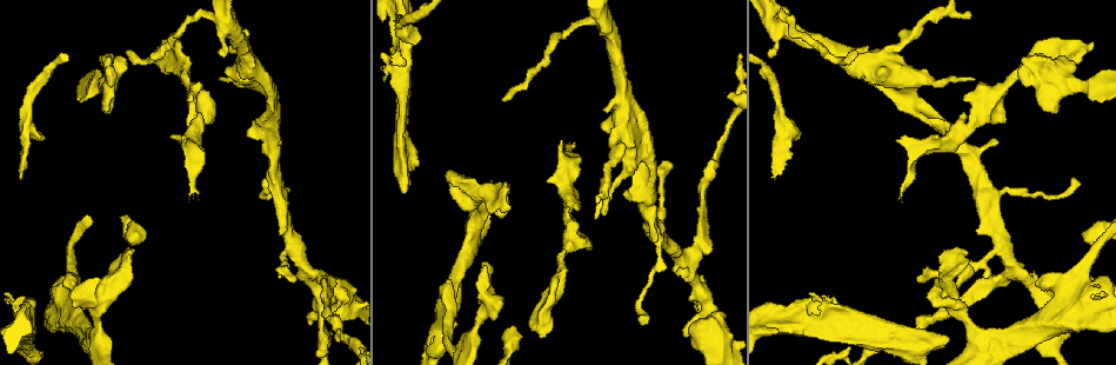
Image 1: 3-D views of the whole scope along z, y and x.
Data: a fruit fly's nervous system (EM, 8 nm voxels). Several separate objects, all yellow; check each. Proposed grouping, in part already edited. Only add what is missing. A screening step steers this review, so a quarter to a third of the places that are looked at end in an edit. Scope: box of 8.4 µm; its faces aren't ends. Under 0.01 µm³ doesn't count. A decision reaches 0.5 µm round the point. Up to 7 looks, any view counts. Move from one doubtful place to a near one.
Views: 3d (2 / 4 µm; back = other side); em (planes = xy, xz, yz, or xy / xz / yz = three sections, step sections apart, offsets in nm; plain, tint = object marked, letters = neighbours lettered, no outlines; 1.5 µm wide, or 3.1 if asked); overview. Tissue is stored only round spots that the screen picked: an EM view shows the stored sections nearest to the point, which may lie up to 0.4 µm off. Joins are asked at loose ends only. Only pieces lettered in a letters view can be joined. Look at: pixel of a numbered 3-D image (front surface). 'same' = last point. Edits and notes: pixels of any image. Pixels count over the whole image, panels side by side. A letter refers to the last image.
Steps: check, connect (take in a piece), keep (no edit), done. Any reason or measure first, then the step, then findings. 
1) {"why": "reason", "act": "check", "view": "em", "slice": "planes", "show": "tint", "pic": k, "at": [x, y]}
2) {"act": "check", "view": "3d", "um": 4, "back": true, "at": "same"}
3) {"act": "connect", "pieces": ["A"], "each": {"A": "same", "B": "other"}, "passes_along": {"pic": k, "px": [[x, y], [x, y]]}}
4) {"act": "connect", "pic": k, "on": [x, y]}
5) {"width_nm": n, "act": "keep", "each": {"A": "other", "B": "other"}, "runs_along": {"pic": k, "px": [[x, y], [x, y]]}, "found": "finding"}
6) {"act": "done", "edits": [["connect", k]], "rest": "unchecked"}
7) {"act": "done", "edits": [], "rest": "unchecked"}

{"act": "check", "view": "3d", "um": 2, "pic": 1, "at": [947, 337]}

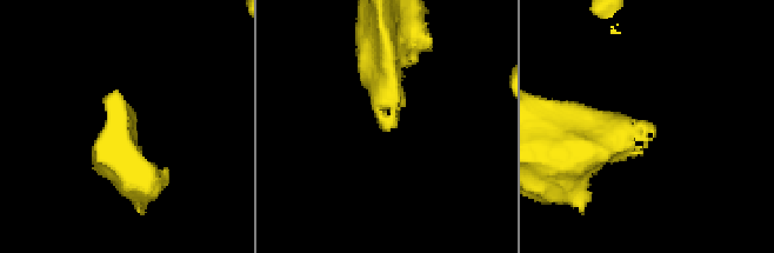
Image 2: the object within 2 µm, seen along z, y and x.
{"act": "check", "view": "em", "slice": "xz", "step": 8, "show": "letters", "pic": 2, "at": [390, 129]}

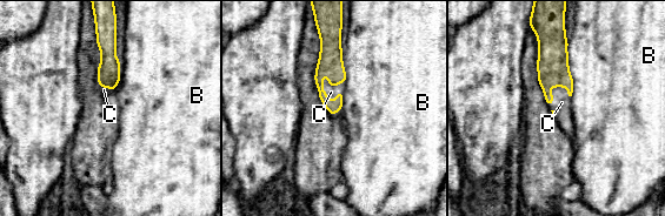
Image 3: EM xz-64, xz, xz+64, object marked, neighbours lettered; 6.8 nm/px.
{"longest_contact_nm": ["B", 380], "act": "connect", "pieces": ["C"], "each": {"B": "other", "C": "same"}, "passes_along": {"pic": 3, "px": [[330, 62], [321, 88], [331, 92]]}, "found": "the neuron continues"}

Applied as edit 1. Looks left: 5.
{"why": "redraw", "act": "check", "view": "overview"}

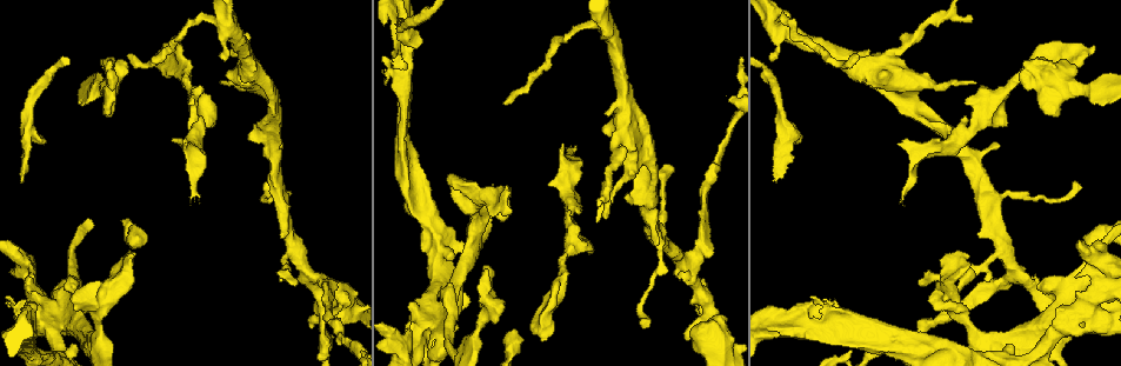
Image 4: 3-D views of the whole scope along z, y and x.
{"act": "check", "view": "3d", "um": 2, "pic": 4, "at": [397, 18]}

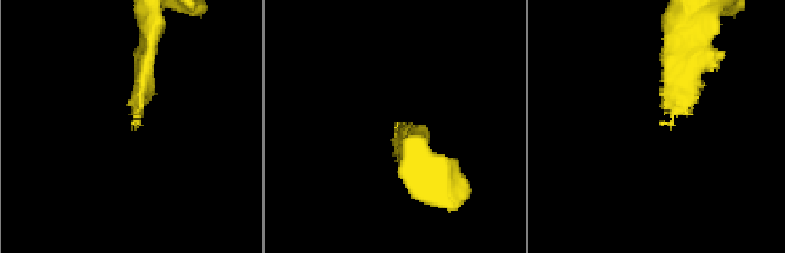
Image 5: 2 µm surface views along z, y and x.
{"why": "need the tissue", "act": "check", "view": "em", "slice": "planes", "show": "letters", "pic": 5, "at": [134, 125]}

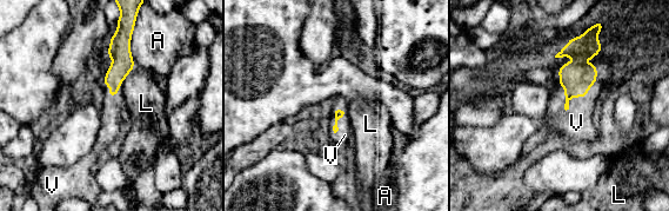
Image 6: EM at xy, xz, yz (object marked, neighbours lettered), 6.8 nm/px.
{"act": "connect", "pieces": ["V"], "each": {"A": "other", "L": "other", "V": "same"}, "found": "it goes on there"}

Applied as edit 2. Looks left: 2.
{"act": "check", "view": "overview"}

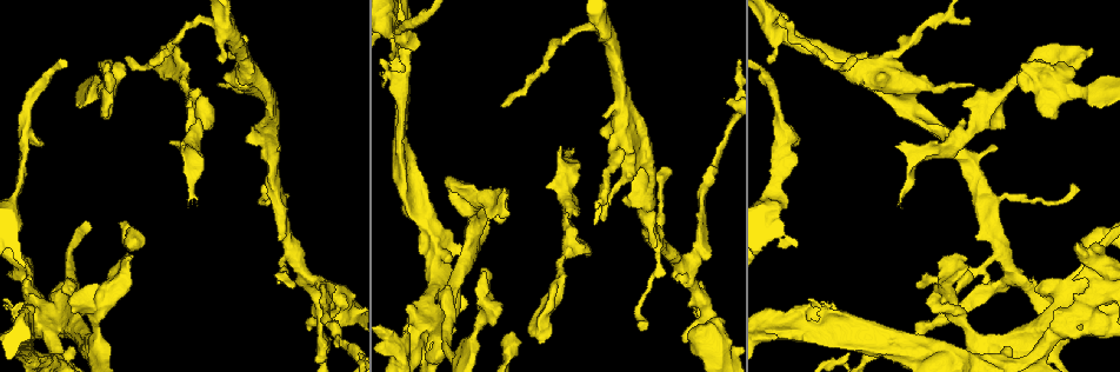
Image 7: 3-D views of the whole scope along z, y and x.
{"why": "branch stops here", "act": "check", "view": "em", "slice": "planes", "show": "letters", "pic": 7, "at": [1090, 48]}

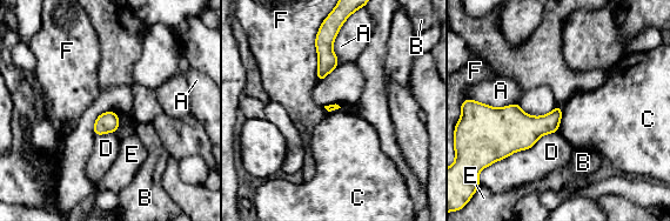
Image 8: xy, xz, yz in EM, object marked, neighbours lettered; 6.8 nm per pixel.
{"act": "keep", "each": {"A": "other", "B": "other", "C": "other", "D": "other", "E": "other", "F": "other"}, "border": {"pic": 8, "px": [[561, 106], [561, 120], [557, 131]]}, "found": "no lettered piece goes on from it"}

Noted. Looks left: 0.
{"act": "done", "edits": [["connect", 3], ["connect", 6]], "rest": "unchecked"}

